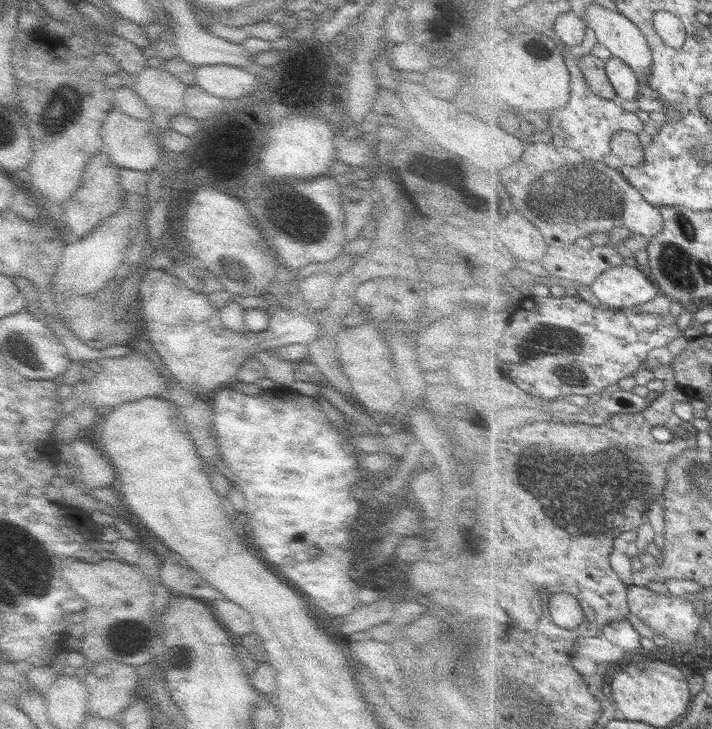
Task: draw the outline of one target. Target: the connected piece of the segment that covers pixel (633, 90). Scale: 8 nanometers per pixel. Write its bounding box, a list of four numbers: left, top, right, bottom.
[607,56,642,100]

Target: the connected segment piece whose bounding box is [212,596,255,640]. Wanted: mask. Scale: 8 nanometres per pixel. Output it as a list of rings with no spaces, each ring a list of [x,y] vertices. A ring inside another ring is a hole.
[[[224,596],[216,599],[212,606],[222,625],[231,632],[236,640],[250,632],[255,632],[252,615],[233,600]]]

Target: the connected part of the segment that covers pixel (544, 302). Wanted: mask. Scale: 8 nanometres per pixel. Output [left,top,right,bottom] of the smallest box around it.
[499,294,683,403]

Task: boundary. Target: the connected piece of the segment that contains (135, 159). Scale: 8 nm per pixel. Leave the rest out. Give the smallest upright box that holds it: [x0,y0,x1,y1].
[102,107,160,172]

